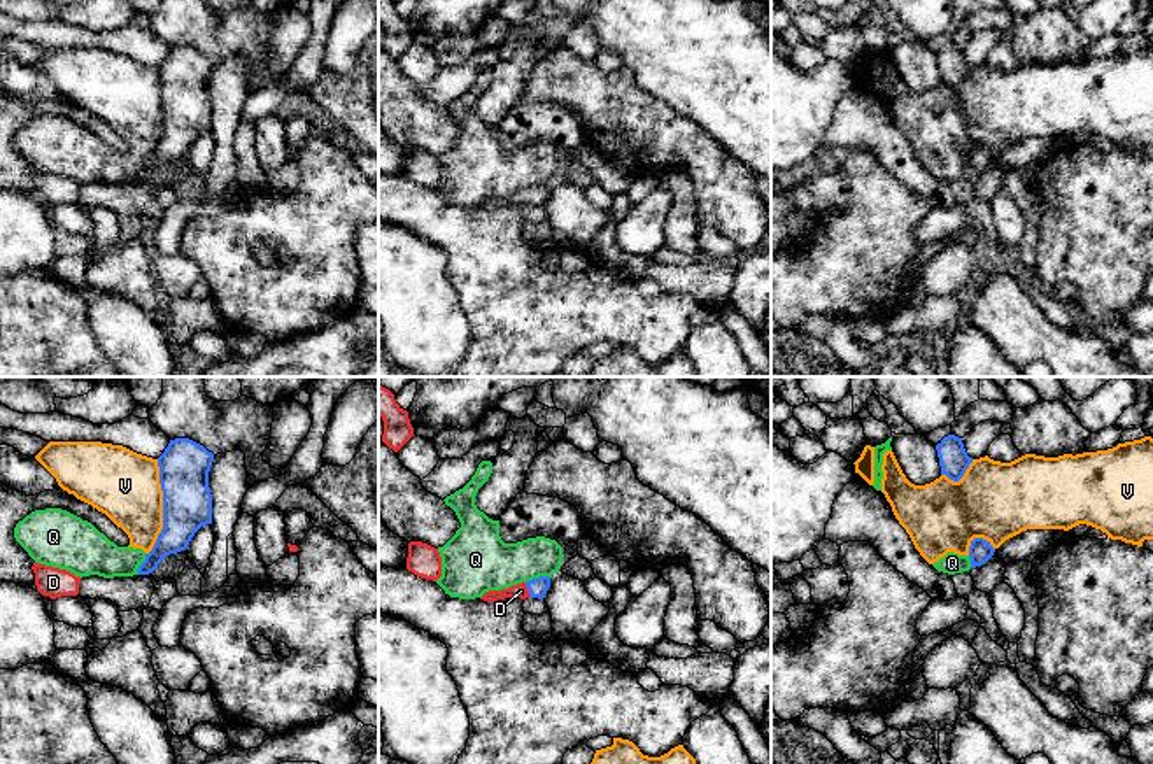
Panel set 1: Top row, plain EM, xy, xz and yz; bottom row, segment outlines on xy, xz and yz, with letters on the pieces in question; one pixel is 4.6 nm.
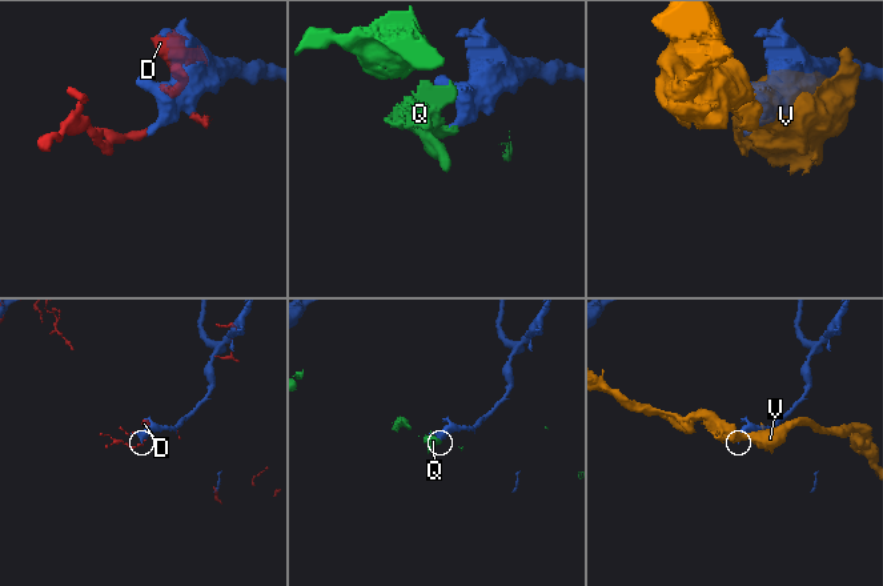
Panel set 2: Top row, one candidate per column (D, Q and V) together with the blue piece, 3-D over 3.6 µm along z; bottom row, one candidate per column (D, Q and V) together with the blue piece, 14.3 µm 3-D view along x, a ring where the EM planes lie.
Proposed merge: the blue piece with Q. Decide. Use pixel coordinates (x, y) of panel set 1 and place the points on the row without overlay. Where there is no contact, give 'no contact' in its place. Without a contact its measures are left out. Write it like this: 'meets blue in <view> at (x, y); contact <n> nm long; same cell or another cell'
meets blue in xz at (537, 186); contact 120 nm long; another cell

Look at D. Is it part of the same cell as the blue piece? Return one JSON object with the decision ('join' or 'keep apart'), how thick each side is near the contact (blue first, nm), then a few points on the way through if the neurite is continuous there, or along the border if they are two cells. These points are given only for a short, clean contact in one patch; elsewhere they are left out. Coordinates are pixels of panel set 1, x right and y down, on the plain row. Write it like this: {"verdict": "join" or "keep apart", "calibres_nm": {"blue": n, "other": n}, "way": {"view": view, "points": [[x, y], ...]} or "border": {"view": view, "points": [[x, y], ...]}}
{"verdict": "join", "calibres_nm": {"blue": 90, "other": 70}}

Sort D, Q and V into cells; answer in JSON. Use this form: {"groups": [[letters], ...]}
{"groups": [["D"], ["Q", "V"]]}

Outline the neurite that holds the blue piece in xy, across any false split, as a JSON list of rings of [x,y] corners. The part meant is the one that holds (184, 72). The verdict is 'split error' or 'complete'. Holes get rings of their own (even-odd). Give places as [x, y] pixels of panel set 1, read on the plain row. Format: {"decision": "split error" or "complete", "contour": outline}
{"decision": "complete", "contour": [[[189,46],[170,47],[158,65],[163,98],[163,137],[138,182],[152,180],[170,161],[186,158],[195,140],[212,131],[209,79],[214,61]]]}

